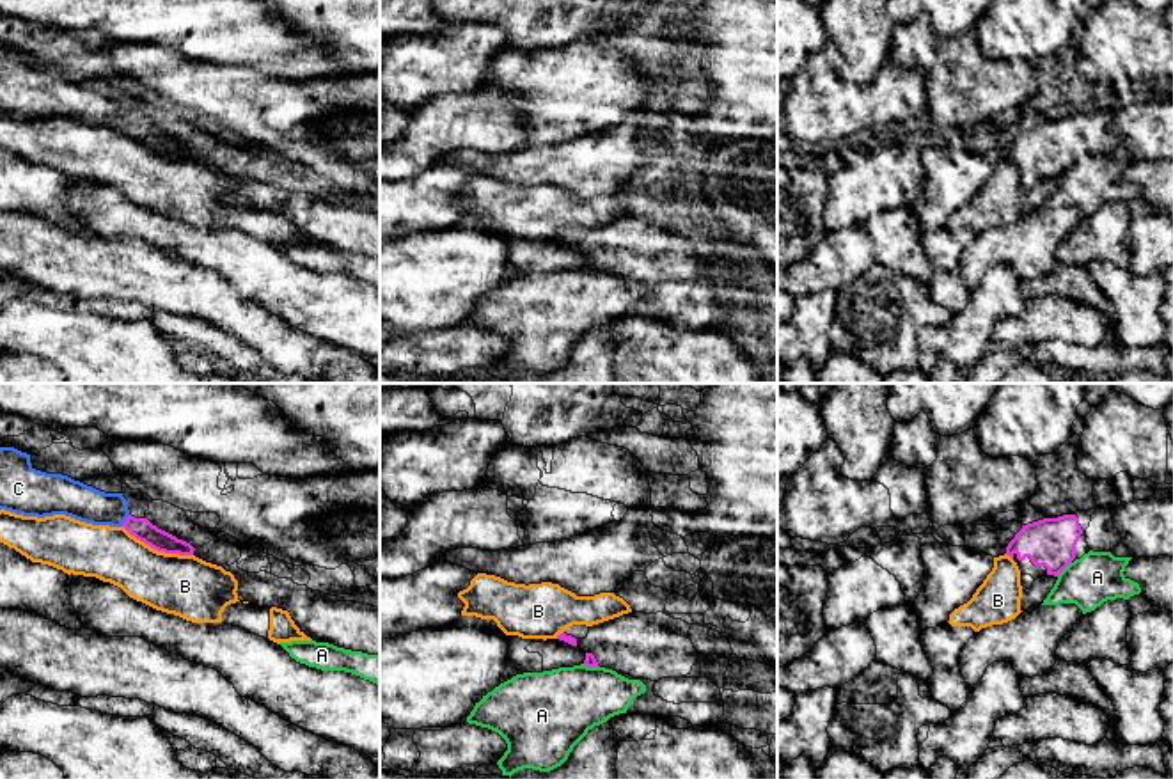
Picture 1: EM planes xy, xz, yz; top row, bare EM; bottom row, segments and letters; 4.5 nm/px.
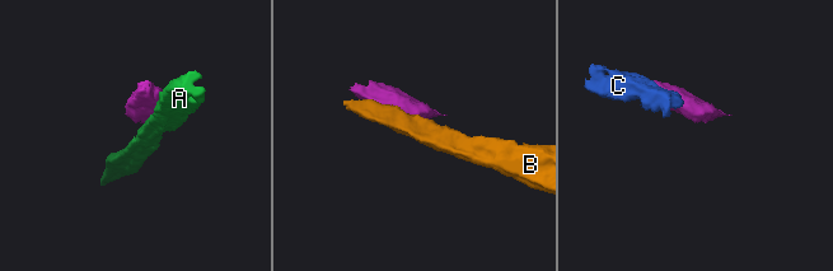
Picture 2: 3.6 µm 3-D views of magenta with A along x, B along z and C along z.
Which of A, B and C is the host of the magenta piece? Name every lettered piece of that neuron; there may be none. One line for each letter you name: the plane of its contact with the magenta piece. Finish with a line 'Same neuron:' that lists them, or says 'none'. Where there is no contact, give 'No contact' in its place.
Same neuron: none

